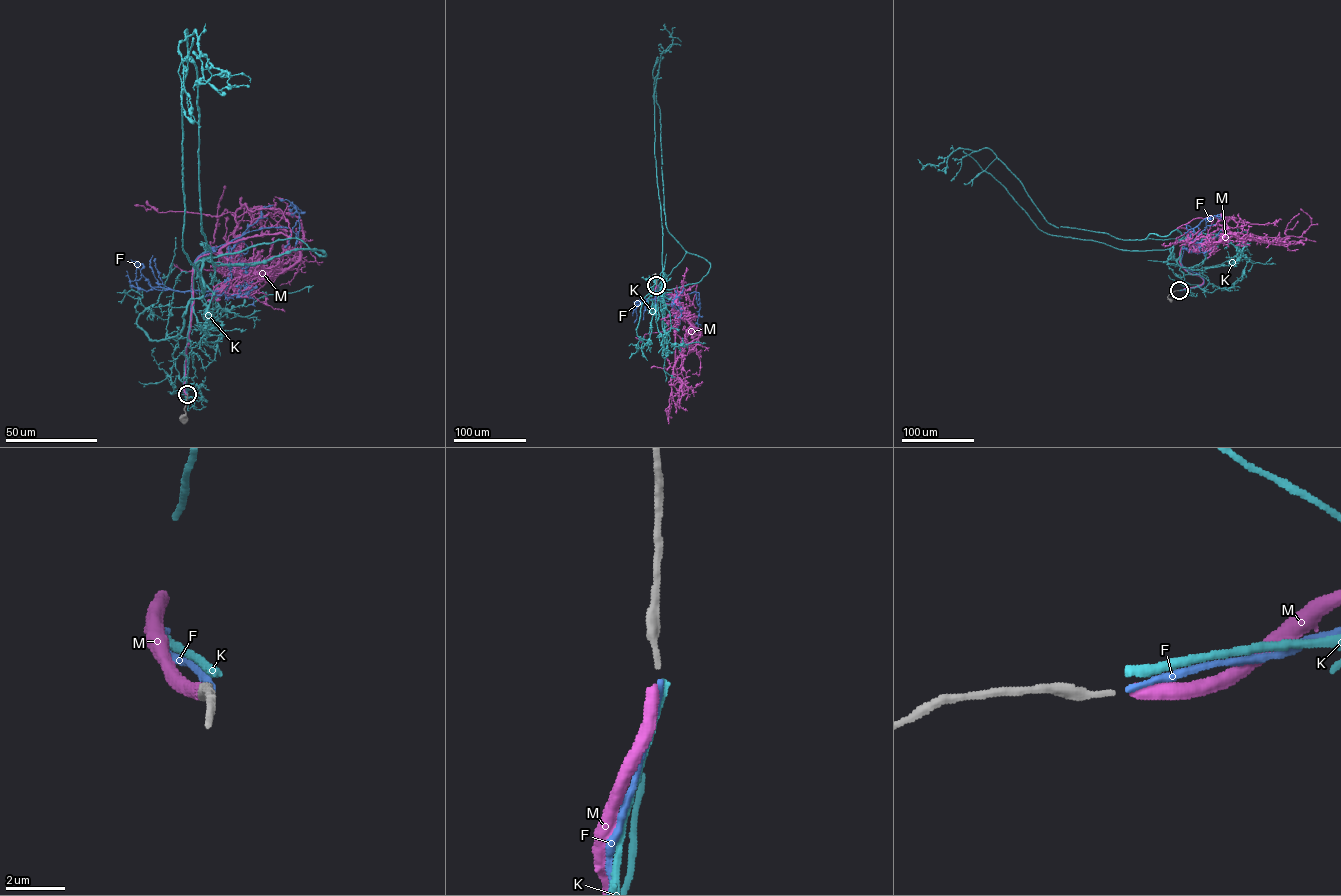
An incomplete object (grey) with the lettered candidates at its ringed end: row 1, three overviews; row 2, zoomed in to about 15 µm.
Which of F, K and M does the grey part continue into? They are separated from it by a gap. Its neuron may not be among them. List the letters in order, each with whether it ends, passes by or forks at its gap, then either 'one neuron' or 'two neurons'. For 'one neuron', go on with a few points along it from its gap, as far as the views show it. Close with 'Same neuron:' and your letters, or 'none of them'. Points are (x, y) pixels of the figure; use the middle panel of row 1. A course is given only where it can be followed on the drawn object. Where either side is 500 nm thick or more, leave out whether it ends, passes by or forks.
F: it ends; one neuron; course (656, 285), (655, 310), (657, 287), (659, 293), (673, 299), (651, 299), (640, 304), (634, 323)
K: it ends; two neurons
M: it ends; two neurons
Same neuron: F

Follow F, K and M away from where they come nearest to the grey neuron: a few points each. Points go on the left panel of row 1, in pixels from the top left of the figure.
F: (187, 394), (194, 261), (228, 245), (231, 279), (216, 291), (140, 289), (137, 262), (131, 259)
K: (187, 393), (200, 260), (204, 286), (183, 251), (185, 31), (228, 75), (211, 76), (209, 58)
M: (187, 394), (195, 263), (221, 253), (245, 273), (234, 272), (234, 235), (226, 261), (210, 245), (224, 186)

